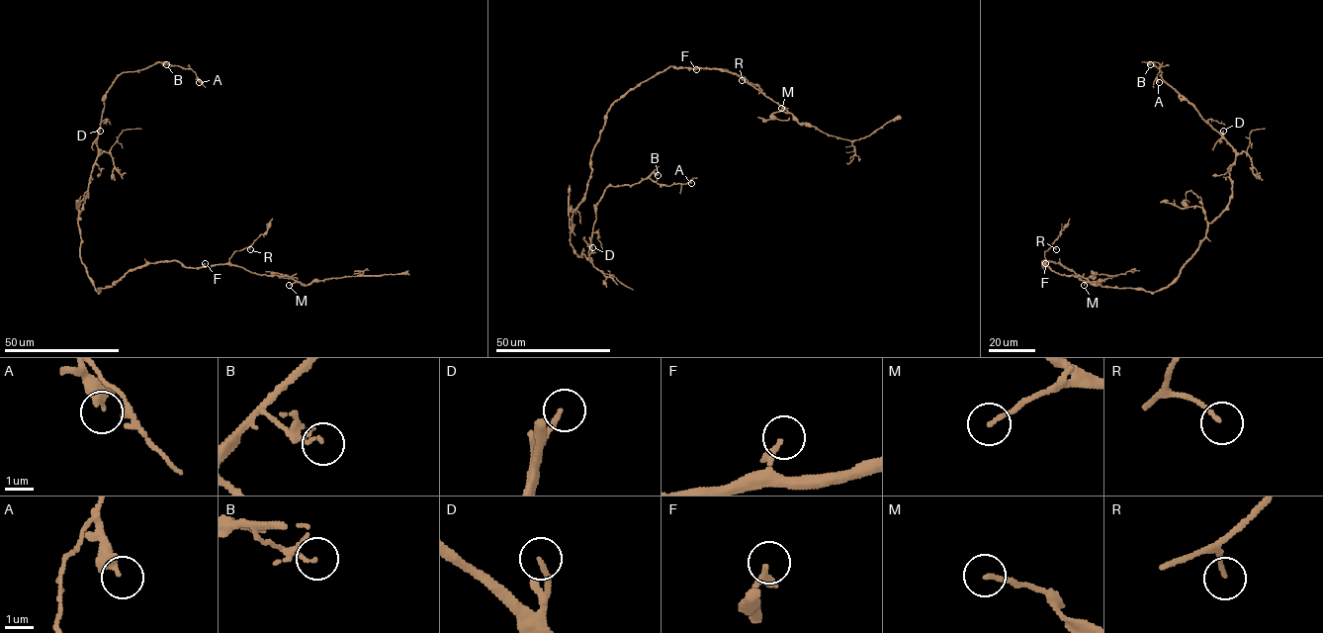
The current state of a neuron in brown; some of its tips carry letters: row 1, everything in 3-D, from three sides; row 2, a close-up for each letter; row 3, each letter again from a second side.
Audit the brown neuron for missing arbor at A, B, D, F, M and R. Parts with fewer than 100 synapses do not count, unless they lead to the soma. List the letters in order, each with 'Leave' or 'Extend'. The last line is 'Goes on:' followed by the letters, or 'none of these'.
A: Leave
B: Leave
D: Extend
F: Leave
M: Leave
R: Leave
Goes on: D

